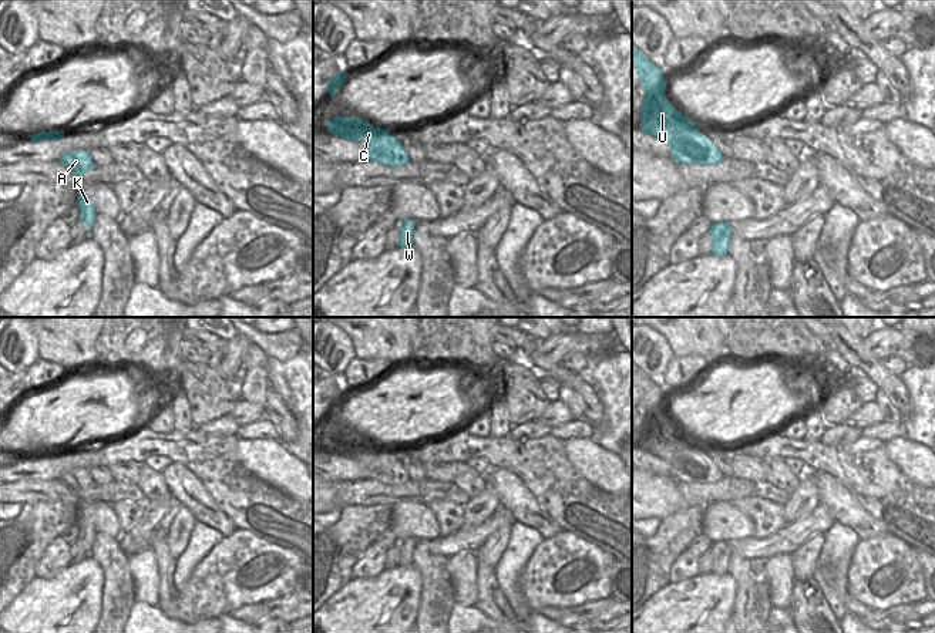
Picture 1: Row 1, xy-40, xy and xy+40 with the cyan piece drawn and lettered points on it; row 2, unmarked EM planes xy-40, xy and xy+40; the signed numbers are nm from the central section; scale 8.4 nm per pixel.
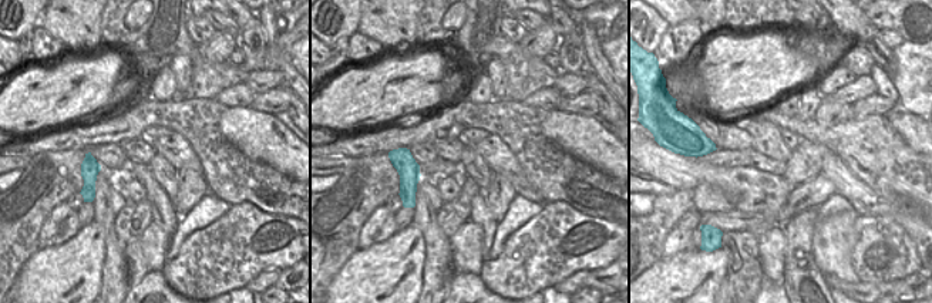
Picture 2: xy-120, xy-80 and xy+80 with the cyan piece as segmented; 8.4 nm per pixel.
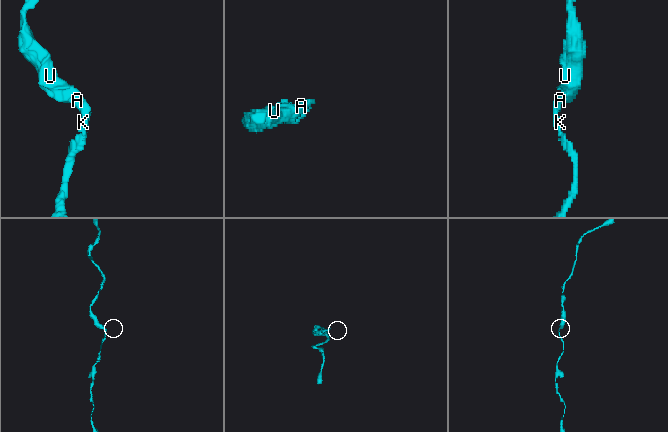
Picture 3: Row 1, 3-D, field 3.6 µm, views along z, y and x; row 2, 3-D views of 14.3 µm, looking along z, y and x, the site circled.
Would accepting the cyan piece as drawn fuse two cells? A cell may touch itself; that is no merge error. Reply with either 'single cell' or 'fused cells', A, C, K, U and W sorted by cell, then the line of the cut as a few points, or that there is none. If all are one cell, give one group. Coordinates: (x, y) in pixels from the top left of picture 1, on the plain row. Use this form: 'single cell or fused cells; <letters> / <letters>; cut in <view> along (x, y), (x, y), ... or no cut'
single cell; A C K U W; no cut

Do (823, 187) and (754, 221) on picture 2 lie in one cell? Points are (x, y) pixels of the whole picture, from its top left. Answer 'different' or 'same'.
same

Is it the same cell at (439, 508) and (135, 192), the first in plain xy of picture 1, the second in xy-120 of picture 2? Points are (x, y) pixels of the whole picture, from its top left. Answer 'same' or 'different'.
same

